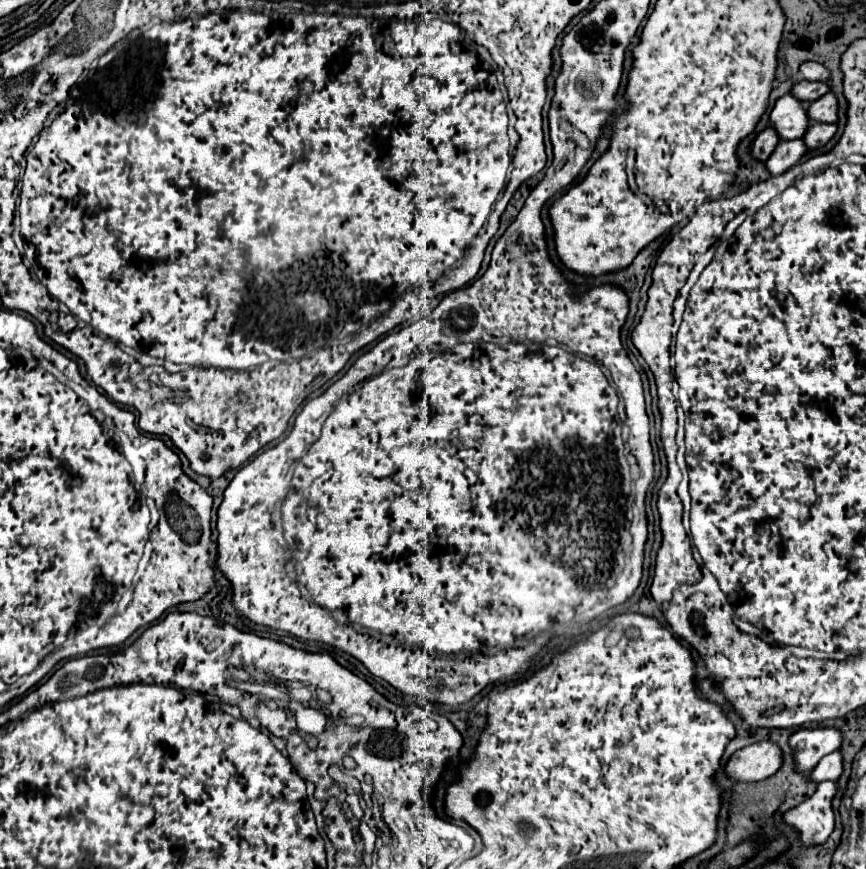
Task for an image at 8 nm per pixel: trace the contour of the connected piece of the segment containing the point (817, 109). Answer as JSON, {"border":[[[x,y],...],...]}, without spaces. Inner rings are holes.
{"border":[[[832,92],[826,96],[820,96],[820,100],[814,100],[810,106],[810,120],[812,122],[836,122],[836,112],[838,112],[838,102]]]}

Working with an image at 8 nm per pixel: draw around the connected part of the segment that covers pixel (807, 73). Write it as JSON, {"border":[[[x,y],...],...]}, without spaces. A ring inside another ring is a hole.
{"border":[[[804,62],[804,64],[800,64],[800,74],[806,78],[806,80],[828,80],[828,76],[830,76],[830,72],[822,66],[822,64],[818,64],[818,62]]]}

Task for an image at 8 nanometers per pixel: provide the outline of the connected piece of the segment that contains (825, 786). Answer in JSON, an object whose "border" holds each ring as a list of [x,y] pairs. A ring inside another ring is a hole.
{"border":[[[822,782],[808,800],[782,814],[782,824],[796,830],[802,846],[818,846],[834,830],[834,812],[830,806],[834,794],[836,782]]]}

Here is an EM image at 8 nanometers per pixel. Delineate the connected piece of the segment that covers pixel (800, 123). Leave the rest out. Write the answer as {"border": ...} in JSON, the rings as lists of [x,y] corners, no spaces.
{"border":[[[792,94],[778,98],[770,114],[776,114],[776,132],[778,136],[782,136],[782,140],[802,138],[810,124],[802,102],[796,100]]]}

